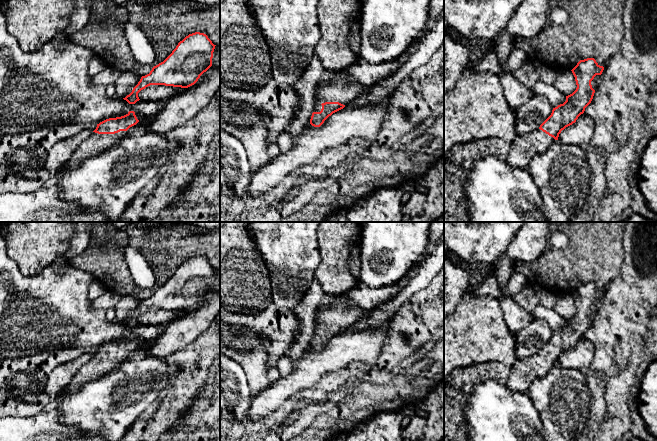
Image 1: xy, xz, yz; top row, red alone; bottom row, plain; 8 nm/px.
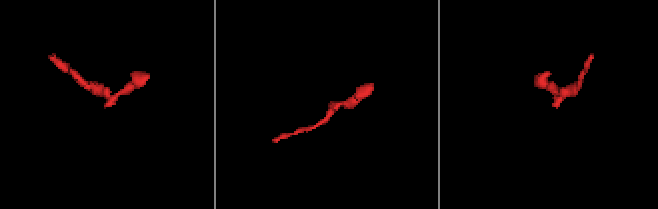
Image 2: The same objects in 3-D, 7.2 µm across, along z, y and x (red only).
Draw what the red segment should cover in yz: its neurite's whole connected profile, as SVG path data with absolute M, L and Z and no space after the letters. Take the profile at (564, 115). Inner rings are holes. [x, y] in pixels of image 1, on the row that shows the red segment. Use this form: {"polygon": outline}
{"polygon": "M594 58L580 60L571 70L576 81L576 90L566 96L563 104L553 108L551 115L533 132L517 135L510 146L507 162L514 168L528 169L536 154L544 153L558 140L566 127L576 122L591 103L595 90L591 81L604 70Z"}

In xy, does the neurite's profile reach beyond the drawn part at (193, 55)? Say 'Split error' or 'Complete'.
Complete

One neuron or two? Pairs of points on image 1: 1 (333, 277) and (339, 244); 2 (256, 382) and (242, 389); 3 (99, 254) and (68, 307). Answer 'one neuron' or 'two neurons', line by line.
1: one neuron
2: two neurons
3: two neurons

